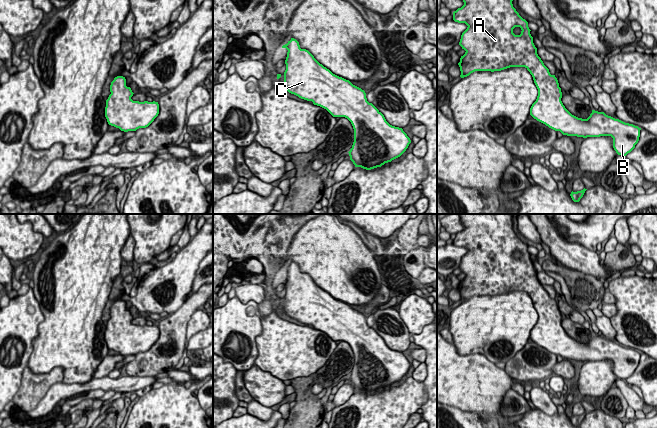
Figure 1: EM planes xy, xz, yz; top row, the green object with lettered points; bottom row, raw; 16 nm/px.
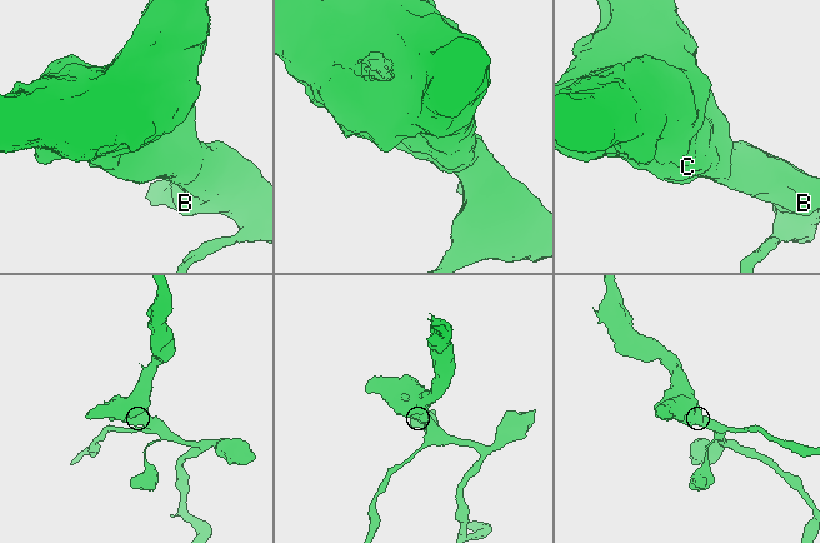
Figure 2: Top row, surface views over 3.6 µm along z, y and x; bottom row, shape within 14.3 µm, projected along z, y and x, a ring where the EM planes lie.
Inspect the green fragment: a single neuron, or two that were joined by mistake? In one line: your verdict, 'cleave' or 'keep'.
keep

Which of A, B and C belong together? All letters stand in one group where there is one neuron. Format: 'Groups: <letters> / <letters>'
Groups: A B C

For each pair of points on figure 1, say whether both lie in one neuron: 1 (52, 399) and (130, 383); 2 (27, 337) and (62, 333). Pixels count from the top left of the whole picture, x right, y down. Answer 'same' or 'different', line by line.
1: same
2: different

